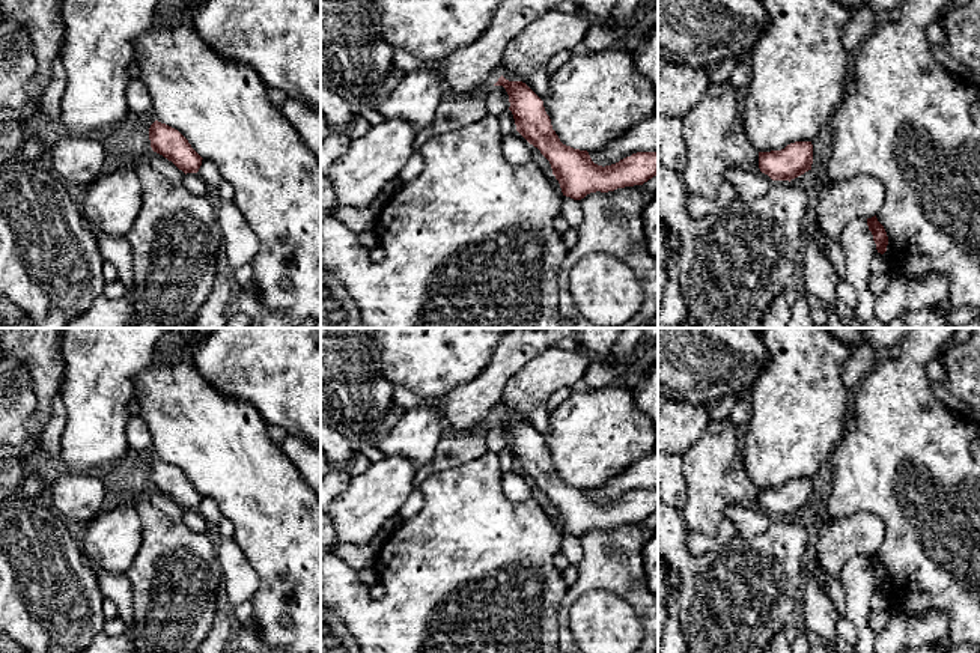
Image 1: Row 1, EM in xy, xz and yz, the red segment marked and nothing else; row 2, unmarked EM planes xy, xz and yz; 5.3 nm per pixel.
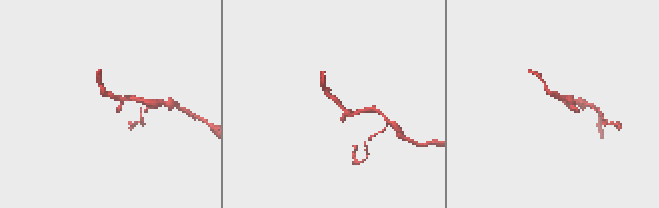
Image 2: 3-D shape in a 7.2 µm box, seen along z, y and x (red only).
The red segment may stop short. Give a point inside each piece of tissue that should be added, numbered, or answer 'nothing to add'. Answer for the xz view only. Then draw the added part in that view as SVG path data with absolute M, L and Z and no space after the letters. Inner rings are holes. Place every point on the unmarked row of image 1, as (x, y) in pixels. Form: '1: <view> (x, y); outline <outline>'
nothing to add

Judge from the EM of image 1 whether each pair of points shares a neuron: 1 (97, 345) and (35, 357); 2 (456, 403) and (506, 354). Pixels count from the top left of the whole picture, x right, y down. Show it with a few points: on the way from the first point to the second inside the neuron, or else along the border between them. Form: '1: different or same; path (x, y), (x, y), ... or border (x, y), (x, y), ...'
1: different; border (60, 343), (65, 363), (63, 376)
2: same; path (470, 397), (500, 367)

